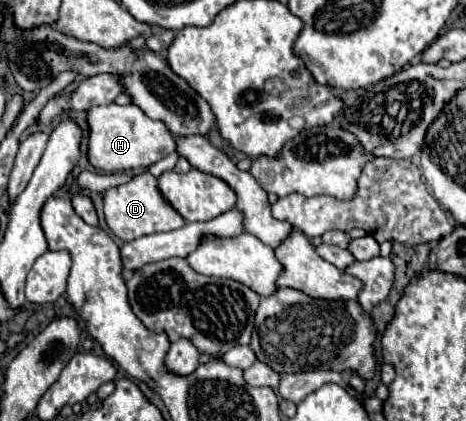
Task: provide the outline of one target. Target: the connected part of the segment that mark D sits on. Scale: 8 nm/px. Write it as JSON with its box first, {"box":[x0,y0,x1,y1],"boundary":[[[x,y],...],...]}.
{"box":[104,172,184,242],"boundary":[[[150,172],[138,174],[128,184],[122,184],[118,188],[110,188],[104,192],[104,214],[110,230],[124,242],[136,240],[146,234],[154,232],[168,232],[174,228],[184,226],[184,218],[166,202],[158,188],[158,178]]]}

